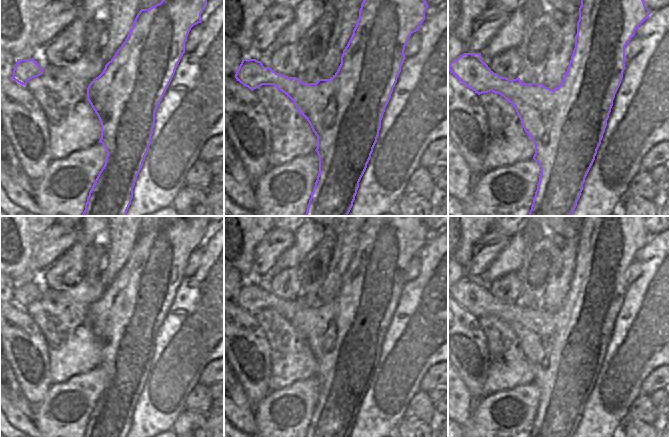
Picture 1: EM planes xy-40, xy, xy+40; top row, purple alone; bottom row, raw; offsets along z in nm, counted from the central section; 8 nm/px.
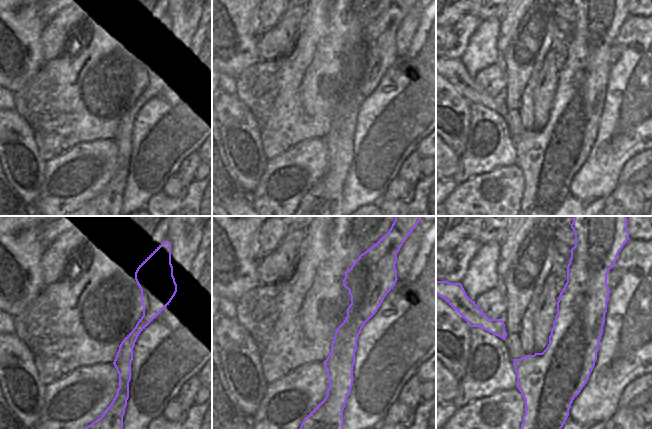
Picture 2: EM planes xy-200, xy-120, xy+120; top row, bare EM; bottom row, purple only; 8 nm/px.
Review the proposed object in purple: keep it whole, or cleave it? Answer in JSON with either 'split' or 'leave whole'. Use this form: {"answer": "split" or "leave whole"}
{"answer": "split"}

